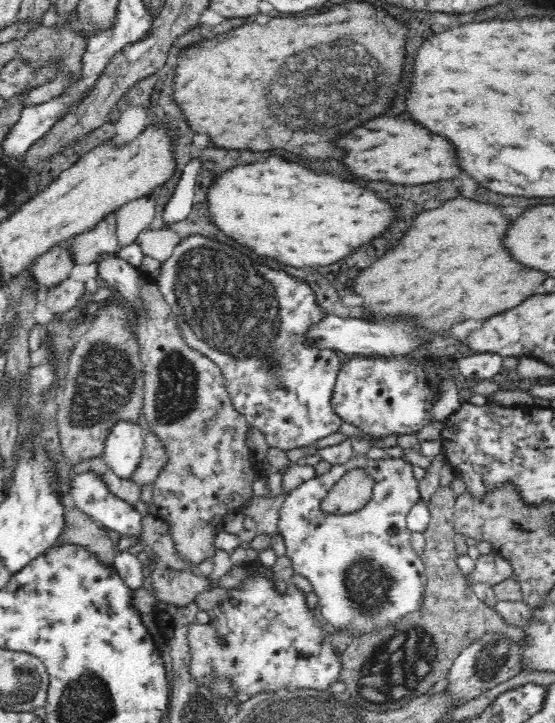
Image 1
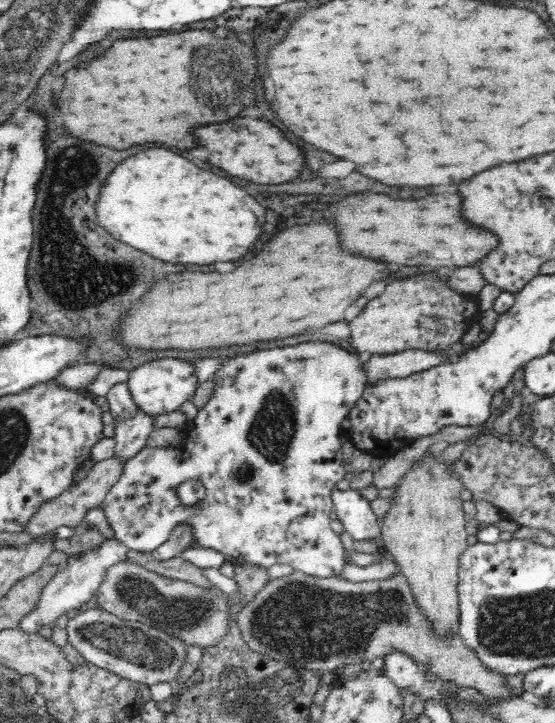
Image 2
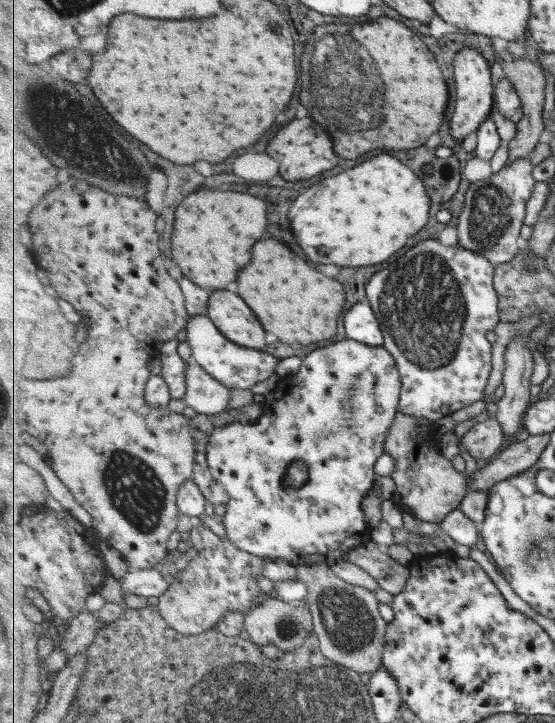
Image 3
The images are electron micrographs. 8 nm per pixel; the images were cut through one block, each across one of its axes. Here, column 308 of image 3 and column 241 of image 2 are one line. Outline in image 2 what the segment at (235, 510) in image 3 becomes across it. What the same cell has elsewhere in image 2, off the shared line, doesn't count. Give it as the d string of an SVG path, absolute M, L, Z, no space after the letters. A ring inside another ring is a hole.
M322 341L322 344L298 344L298 346L284 346L284 348L270 348L262 352L250 352L250 354L236 354L234 358L224 359L224 368L214 376L215 386L213 392L203 408L197 410L197 416L191 420L184 430L184 438L174 448L172 447L144 447L133 457L126 460L120 478L108 489L99 505L100 511L106 516L106 523L114 533L114 539L118 540L128 550L140 552L153 551L168 540L172 528L176 524L190 524L193 529L194 546L214 550L226 557L226 561L234 566L252 564L262 568L268 568L276 564L287 564L299 572L310 577L331 578L339 577L342 568L346 565L346 550L340 538L331 530L331 511L333 503L331 495L334 485L344 478L346 471L342 466L344 448L341 437L342 421L352 410L362 394L364 394L364 377L361 364L367 359L366 355L351 353L332 342ZM242 464L252 464L252 476L250 482L240 479ZM188 479L198 479L206 487L206 497L194 507L182 507L176 497L176 486L178 483Z

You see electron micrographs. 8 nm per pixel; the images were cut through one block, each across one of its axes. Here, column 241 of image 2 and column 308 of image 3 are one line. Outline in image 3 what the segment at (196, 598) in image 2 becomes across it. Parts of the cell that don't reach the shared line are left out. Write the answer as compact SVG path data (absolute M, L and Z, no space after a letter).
M328 564L301 565L299 581L308 583L308 596L304 602L310 606L314 620L314 632L319 638L323 654L336 663L358 673L377 671L383 663L389 622L379 610L375 592L363 586L345 582L335 576Z

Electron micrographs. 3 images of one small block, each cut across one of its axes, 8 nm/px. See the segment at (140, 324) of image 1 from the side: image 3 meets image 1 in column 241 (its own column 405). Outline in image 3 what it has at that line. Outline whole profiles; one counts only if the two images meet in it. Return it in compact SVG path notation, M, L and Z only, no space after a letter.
M399 410L385 439L385 452L395 460L394 470L391 472L396 485L396 492L391 498L394 505L406 508L420 521L439 525L447 515L460 508L470 490L468 478L455 468L453 460L441 455L437 444L431 442L429 434L433 434L433 422Z

